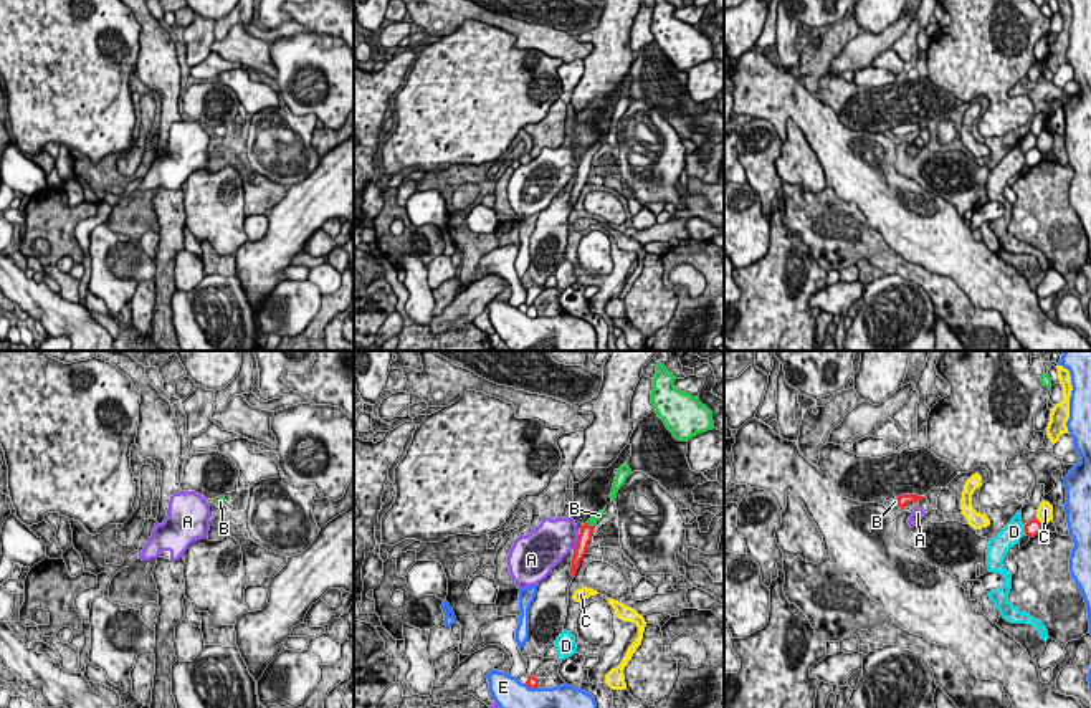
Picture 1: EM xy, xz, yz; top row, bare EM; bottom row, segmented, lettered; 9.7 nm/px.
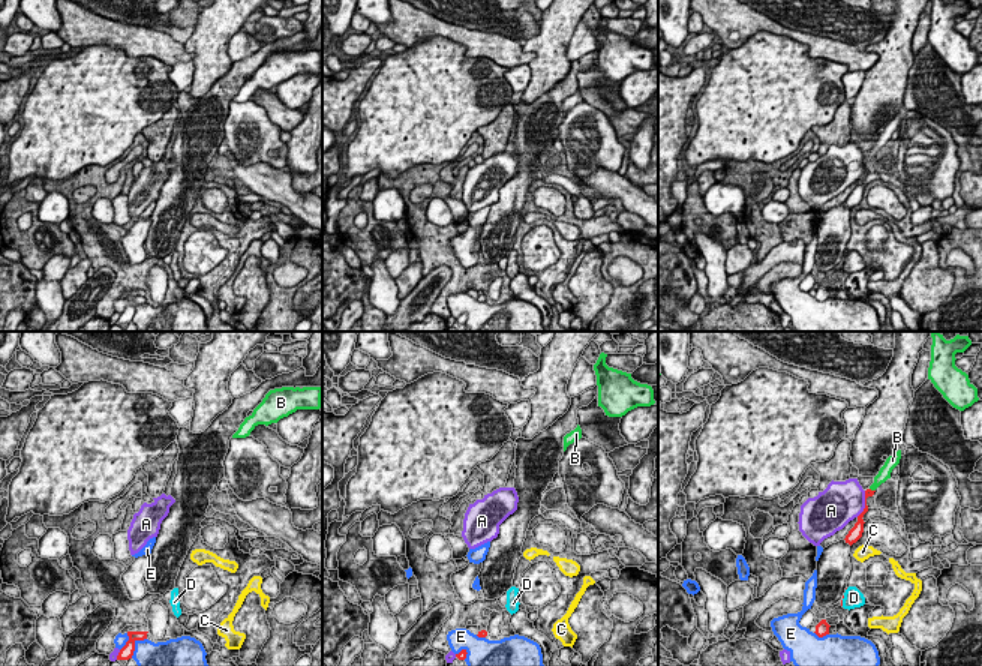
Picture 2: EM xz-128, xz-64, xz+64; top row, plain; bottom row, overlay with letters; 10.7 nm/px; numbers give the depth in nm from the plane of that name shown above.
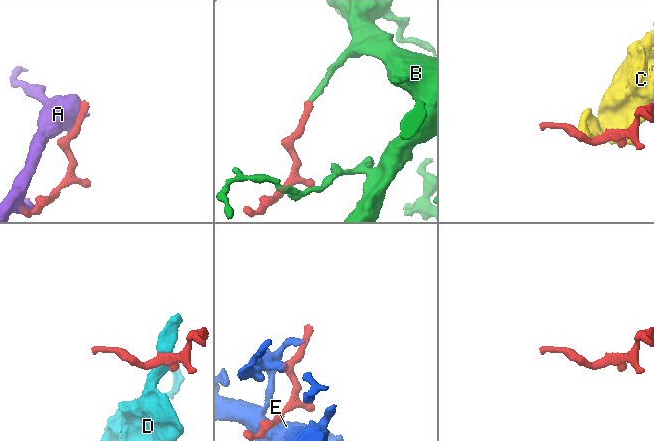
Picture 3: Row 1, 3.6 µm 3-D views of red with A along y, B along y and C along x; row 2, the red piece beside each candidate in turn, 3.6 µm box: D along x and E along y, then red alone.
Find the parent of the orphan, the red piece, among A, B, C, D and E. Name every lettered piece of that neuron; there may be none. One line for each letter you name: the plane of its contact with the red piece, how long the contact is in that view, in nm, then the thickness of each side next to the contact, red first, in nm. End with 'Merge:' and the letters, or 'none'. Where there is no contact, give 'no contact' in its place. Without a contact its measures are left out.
B: xz | 80 nm | 130/70 nm
Merge: B

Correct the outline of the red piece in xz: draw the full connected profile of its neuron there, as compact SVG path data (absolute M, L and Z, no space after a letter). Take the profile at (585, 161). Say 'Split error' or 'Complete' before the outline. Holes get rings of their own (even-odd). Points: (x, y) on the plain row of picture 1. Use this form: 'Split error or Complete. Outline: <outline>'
Split error. Outline: M605 139L595 142L585 154L582 154L577 175L574 177L574 187L570 195L572 207L575 207L580 190L587 184L588 172L592 170L593 155L603 144L605 144Z

